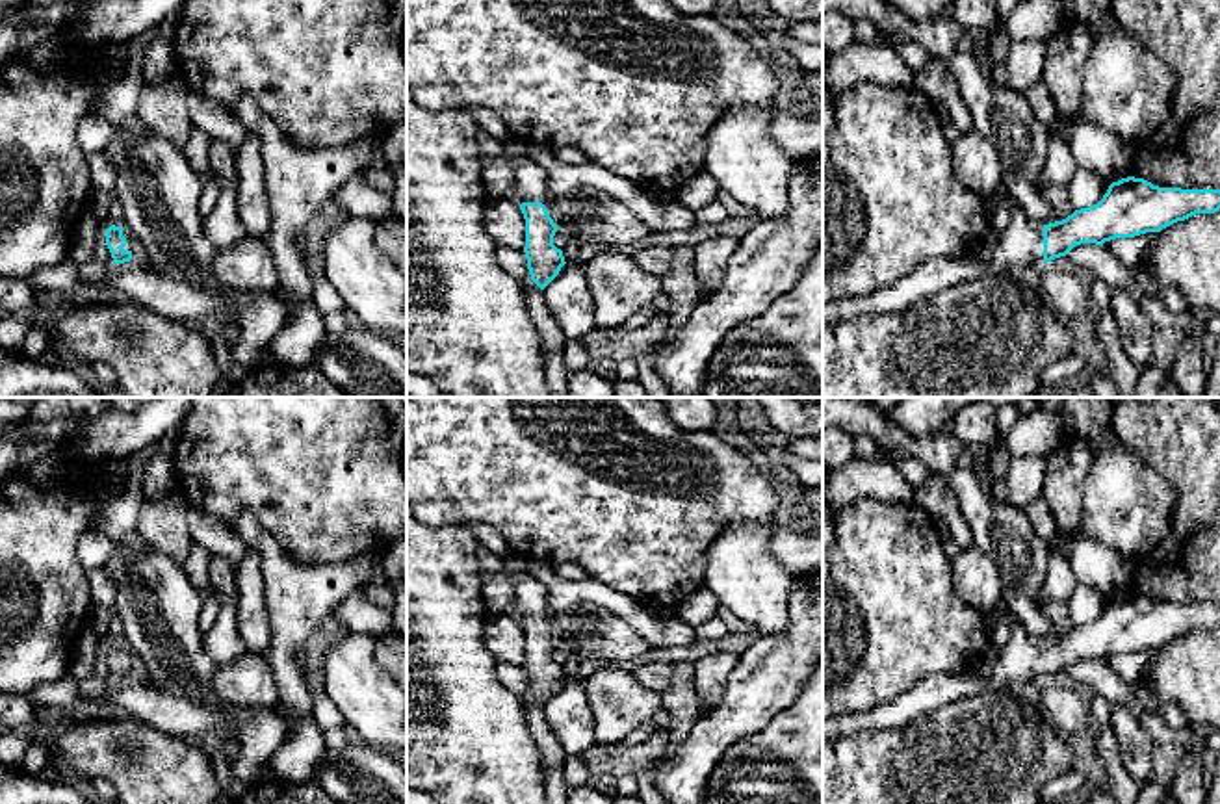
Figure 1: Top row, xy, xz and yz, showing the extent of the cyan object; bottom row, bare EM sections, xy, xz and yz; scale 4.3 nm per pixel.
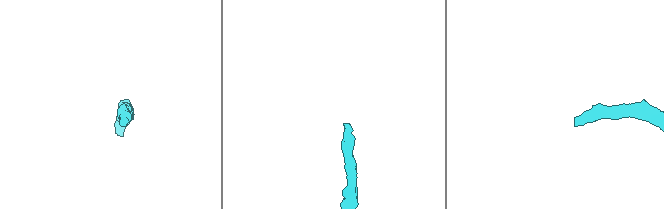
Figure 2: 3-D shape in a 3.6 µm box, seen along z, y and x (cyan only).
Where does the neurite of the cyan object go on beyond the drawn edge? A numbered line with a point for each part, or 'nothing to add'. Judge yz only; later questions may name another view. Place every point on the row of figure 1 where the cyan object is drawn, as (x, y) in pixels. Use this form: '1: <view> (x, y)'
1: yz (1020, 246)

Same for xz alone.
1: xz (530, 181)

